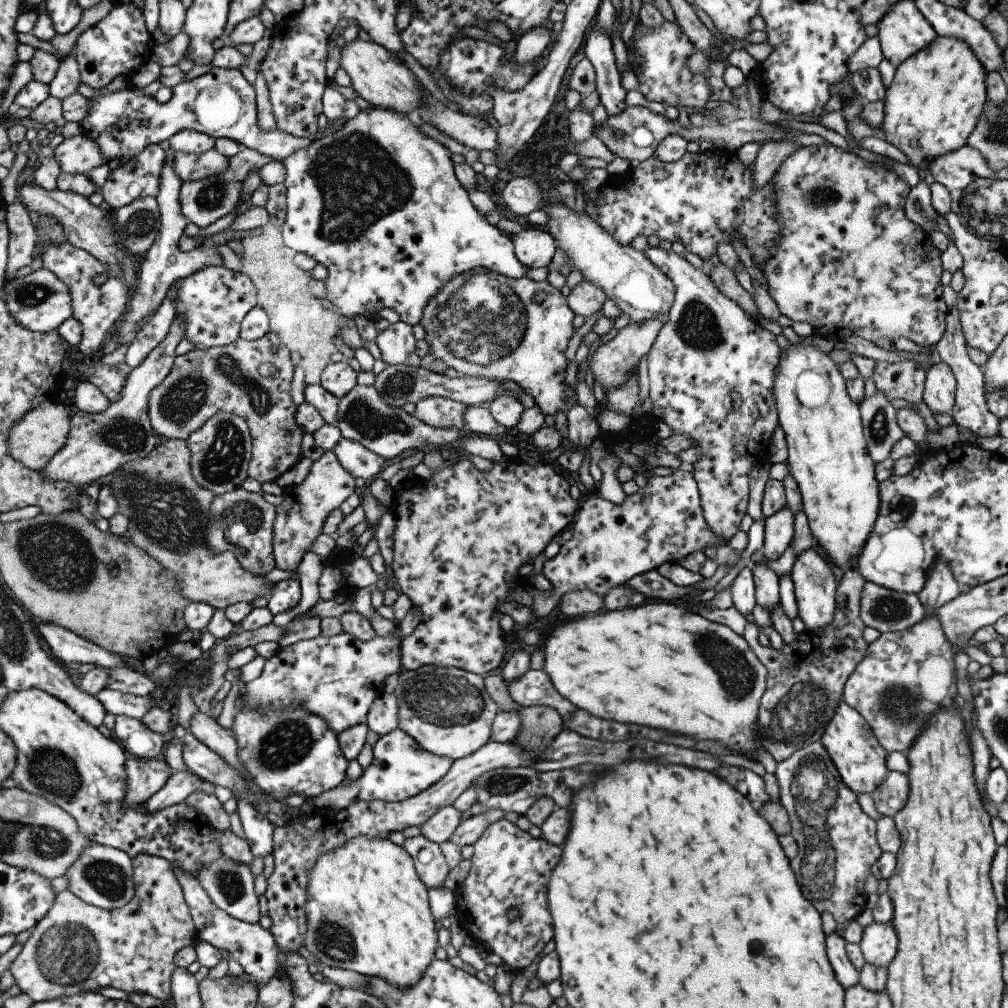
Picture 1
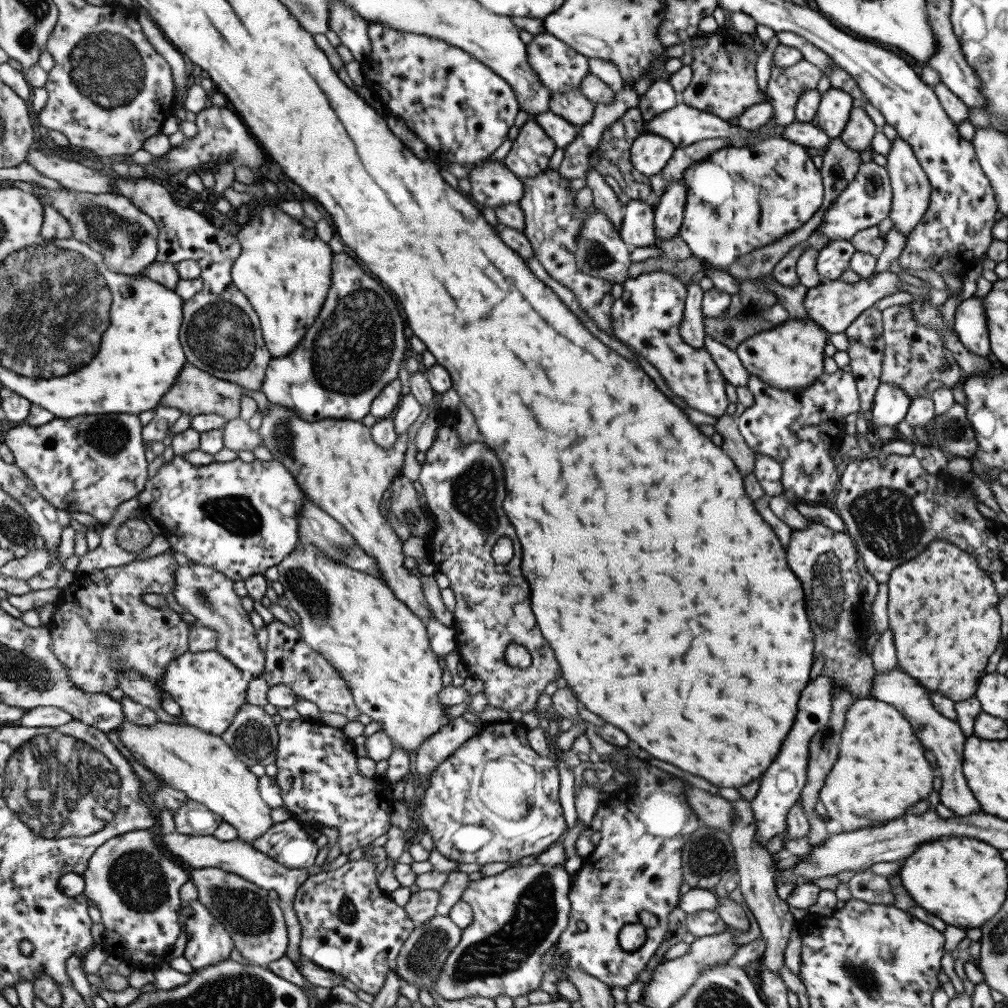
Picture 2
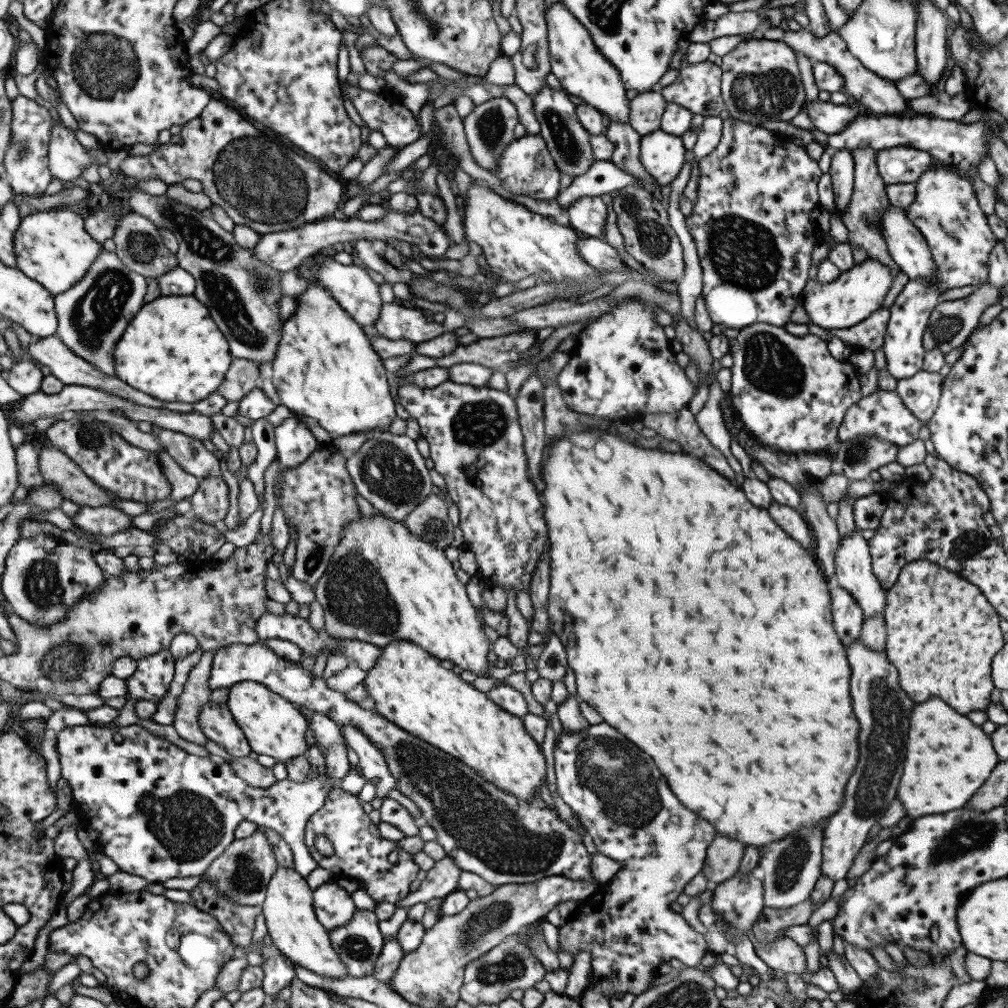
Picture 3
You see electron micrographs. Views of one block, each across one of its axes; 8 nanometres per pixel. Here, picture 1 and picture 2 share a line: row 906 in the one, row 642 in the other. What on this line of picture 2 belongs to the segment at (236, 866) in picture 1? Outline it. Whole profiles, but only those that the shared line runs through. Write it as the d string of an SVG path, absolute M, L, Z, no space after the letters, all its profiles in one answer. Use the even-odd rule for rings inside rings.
M192 563L176 569L176 584L173 595L178 604L196 617L197 624L213 628L218 633L217 650L236 668L261 676L265 670L265 654L258 646L257 633L249 613L242 607L241 596L233 589L233 580L210 566Z

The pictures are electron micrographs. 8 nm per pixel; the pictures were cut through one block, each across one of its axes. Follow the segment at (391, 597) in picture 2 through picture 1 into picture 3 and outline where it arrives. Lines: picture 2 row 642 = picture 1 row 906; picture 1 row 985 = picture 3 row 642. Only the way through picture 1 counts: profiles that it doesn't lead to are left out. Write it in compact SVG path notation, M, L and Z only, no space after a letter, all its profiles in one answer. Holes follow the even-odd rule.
M392 641L380 647L374 667L366 672L361 683L368 693L367 698L374 700L373 710L404 733L458 758L502 791L512 793L520 800L532 799L534 793L539 794L547 774L545 756L540 753L540 745L526 733L521 718L505 712L489 700L487 693L479 692L473 684L464 682L460 675L446 670L440 663L440 659L412 641Z

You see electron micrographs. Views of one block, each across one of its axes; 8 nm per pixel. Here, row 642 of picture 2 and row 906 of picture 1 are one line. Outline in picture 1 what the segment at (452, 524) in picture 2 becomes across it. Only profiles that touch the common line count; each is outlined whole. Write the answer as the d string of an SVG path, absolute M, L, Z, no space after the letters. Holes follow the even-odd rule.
M500 819L491 824L473 844L472 866L463 884L456 891L456 919L478 944L489 953L498 954L503 962L516 972L521 972L532 964L544 946L553 938L553 918L548 908L547 890L552 871L560 862L563 845L553 845L543 838L534 838L528 831L521 830L516 823ZM509 908L517 908L519 917L515 921L508 918Z

